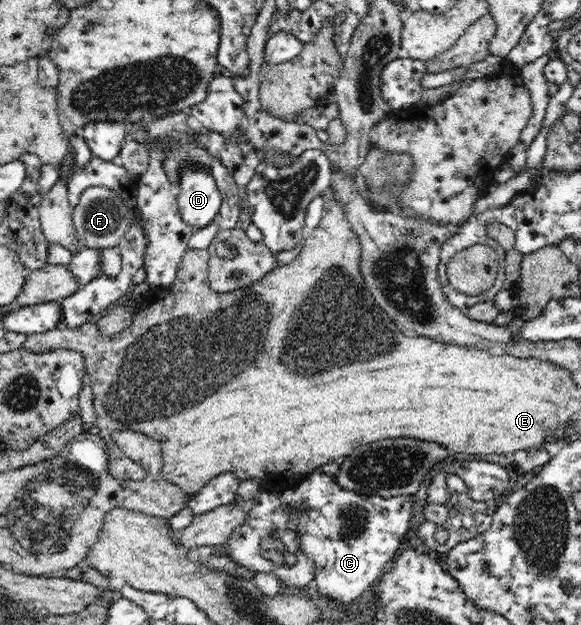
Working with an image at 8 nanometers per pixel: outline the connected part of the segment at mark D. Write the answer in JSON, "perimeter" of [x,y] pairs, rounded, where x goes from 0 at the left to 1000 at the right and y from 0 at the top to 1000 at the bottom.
{"perimeter":[[[318,262],[303,299],[306,338],[334,368],[367,355],[384,331],[382,314],[365,277],[349,267]]]}

